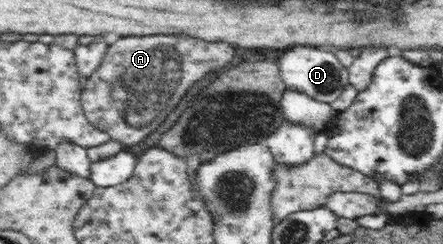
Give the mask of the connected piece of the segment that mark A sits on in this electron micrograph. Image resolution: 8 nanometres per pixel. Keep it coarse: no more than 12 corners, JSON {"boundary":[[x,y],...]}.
{"boundary":[[120,37],[87,77],[88,120],[143,142],[237,48]]}

